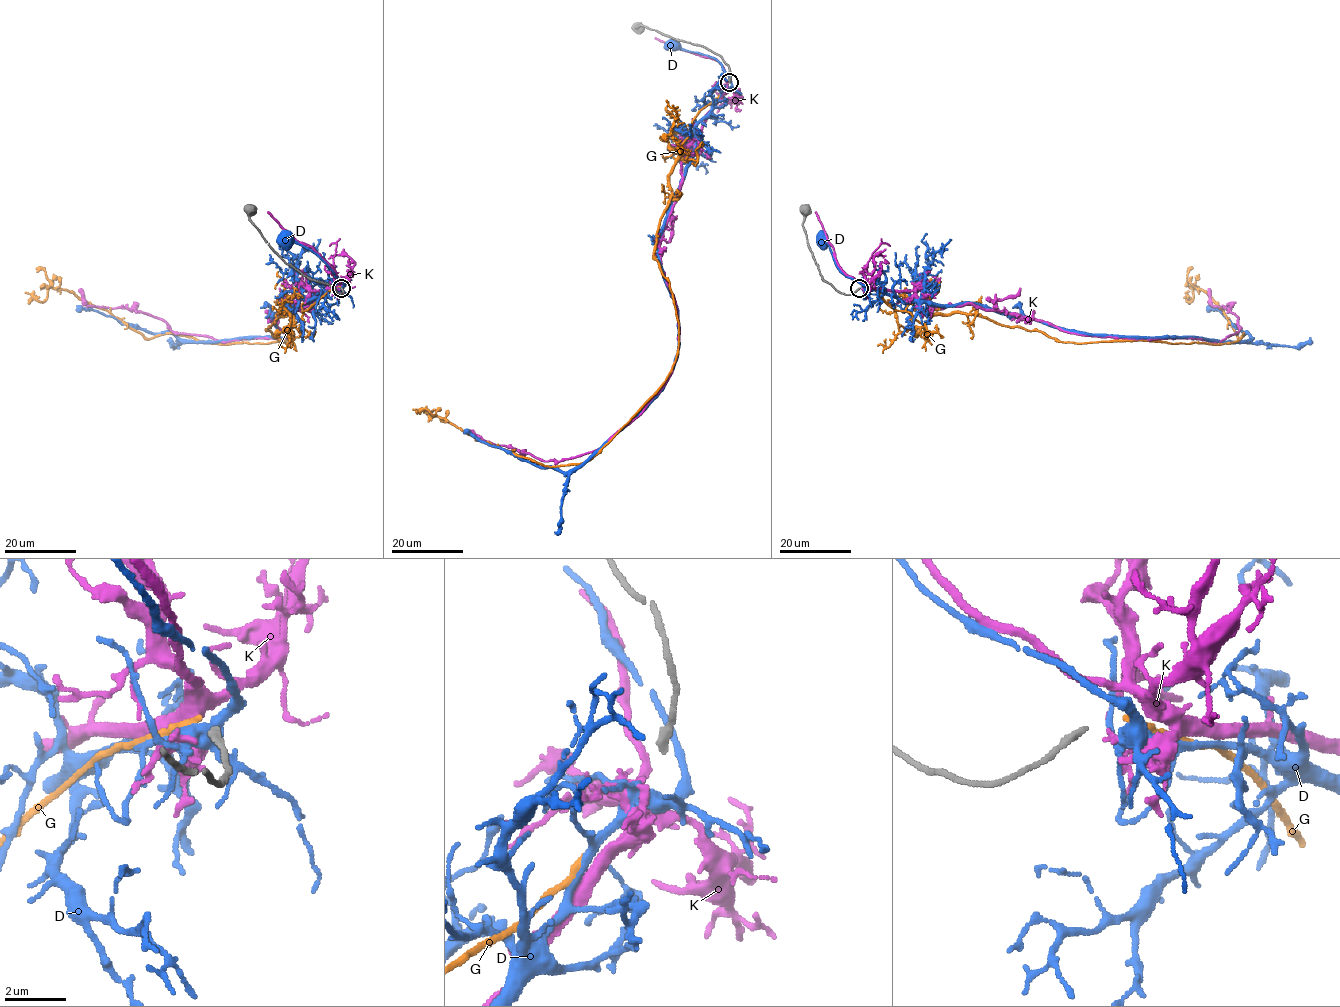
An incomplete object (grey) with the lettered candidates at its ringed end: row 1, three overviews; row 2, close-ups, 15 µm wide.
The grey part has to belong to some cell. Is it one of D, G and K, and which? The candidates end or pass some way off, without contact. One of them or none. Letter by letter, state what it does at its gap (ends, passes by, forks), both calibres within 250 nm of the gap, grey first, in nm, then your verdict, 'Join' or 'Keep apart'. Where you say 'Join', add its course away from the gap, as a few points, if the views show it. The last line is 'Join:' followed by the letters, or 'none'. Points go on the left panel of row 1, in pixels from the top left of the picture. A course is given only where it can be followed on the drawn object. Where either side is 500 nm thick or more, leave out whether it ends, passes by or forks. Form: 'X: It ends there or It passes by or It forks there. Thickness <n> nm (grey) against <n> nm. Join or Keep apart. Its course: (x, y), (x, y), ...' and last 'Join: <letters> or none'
D: It forks there. Thickness 280 nm (grey) against 440 nm. Keep apart
G: It ends there. Thickness 280 nm (grey) against 190 nm. Keep apart
K: It passes by. Thickness 280 nm (grey) against 150 nm. Keep apart
Join: none

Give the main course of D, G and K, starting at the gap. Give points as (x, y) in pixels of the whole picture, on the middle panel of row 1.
D: (727, 86), (729, 87), (731, 81), (717, 60), (673, 44)
G: (728, 87), (692, 121), (657, 233), (678, 353), (622, 429), (589, 459), (550, 466), (412, 409)
K: (727, 85), (682, 159), (682, 184), (659, 245), (679, 330), (666, 384), (607, 441), (560, 461), (467, 431)

